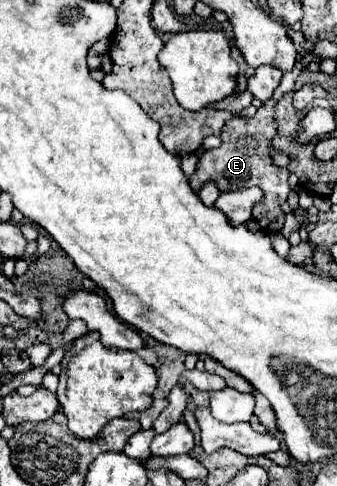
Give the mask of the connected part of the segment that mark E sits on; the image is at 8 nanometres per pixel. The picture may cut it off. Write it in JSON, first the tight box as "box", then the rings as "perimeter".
{"box":[190,71,298,233],"perimeter":[[[292,71],[284,73],[282,83],[276,87],[274,97],[272,97],[272,115],[266,109],[258,109],[254,117],[242,119],[242,117],[232,117],[228,123],[224,123],[220,139],[222,145],[214,151],[204,151],[204,155],[200,157],[200,163],[196,165],[196,173],[190,177],[190,185],[194,187],[194,191],[200,189],[200,183],[204,181],[218,181],[218,187],[222,191],[236,191],[236,189],[248,189],[248,187],[260,187],[264,191],[264,199],[260,203],[256,203],[252,215],[254,221],[260,223],[262,231],[266,233],[276,233],[282,229],[284,225],[284,213],[280,209],[280,203],[286,201],[288,197],[288,171],[280,169],[272,163],[270,159],[270,143],[276,137],[276,123],[274,123],[274,103],[288,91],[294,91],[294,81],[298,75],[294,75]]]}

